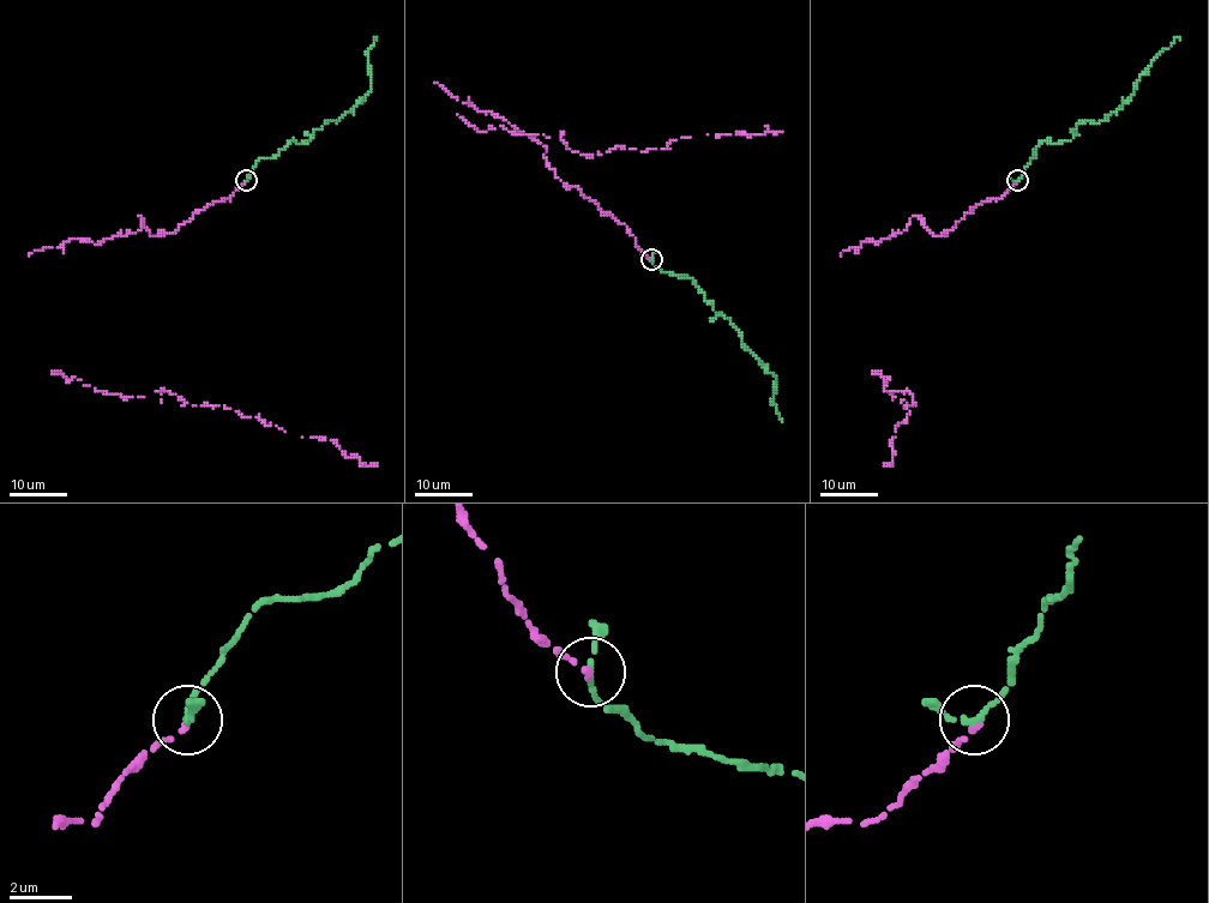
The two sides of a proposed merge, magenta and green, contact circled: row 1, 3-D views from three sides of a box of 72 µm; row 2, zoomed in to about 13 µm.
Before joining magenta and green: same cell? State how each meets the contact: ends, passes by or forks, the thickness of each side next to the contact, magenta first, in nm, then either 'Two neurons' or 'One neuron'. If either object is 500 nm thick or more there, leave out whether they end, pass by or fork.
At the ring magenta ends. At the ring green passes by. Thickness 200 nm (magenta) against 180 nm. One neuron

